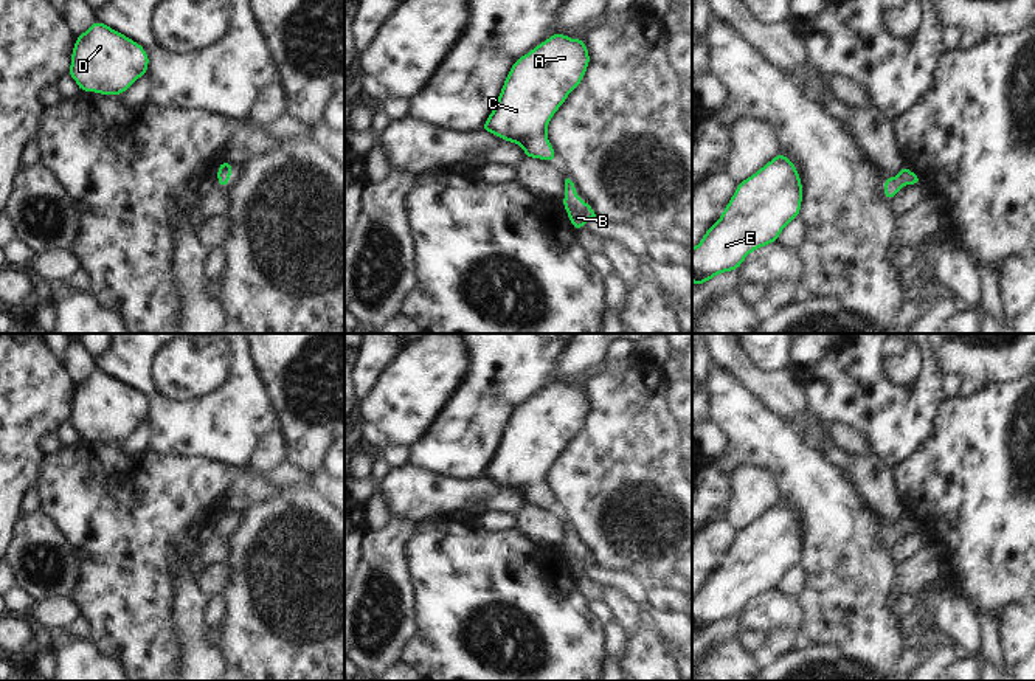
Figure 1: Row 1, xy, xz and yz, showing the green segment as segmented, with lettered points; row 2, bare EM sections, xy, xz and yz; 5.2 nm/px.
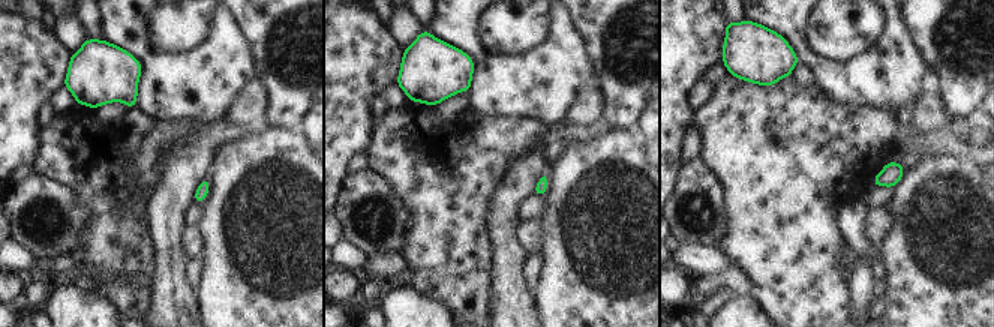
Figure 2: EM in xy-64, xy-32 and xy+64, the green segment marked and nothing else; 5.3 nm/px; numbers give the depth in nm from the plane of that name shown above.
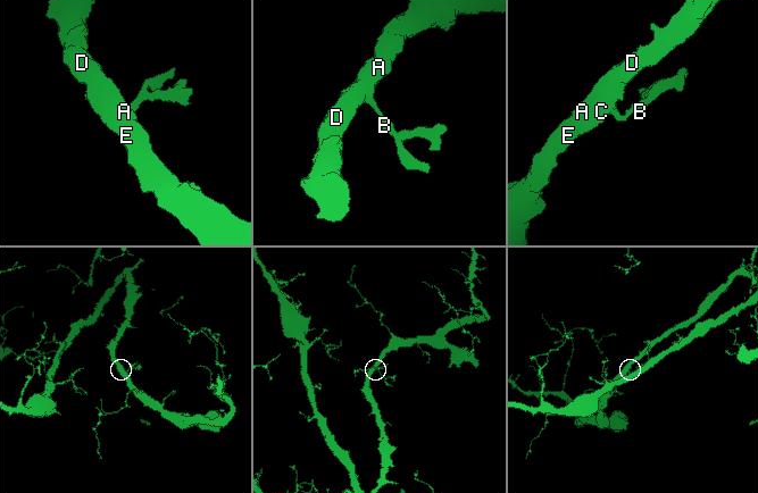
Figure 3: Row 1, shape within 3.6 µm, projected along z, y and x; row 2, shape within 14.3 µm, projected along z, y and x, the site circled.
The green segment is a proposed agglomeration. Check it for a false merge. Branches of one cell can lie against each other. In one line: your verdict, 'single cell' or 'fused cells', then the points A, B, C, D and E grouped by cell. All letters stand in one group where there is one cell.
single cell | A B C D E

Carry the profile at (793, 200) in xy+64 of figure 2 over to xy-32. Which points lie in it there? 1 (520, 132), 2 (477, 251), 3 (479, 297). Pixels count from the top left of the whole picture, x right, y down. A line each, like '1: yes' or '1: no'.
1: yes
2: yes
3: yes

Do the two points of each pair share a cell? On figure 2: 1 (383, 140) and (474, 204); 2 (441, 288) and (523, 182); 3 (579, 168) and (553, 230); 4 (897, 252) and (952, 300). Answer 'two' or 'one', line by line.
1: one
2: two
3: one
4: one

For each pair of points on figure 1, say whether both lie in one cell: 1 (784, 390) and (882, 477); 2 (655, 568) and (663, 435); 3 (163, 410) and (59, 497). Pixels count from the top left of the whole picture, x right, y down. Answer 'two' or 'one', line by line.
1: one
2: one
3: two

